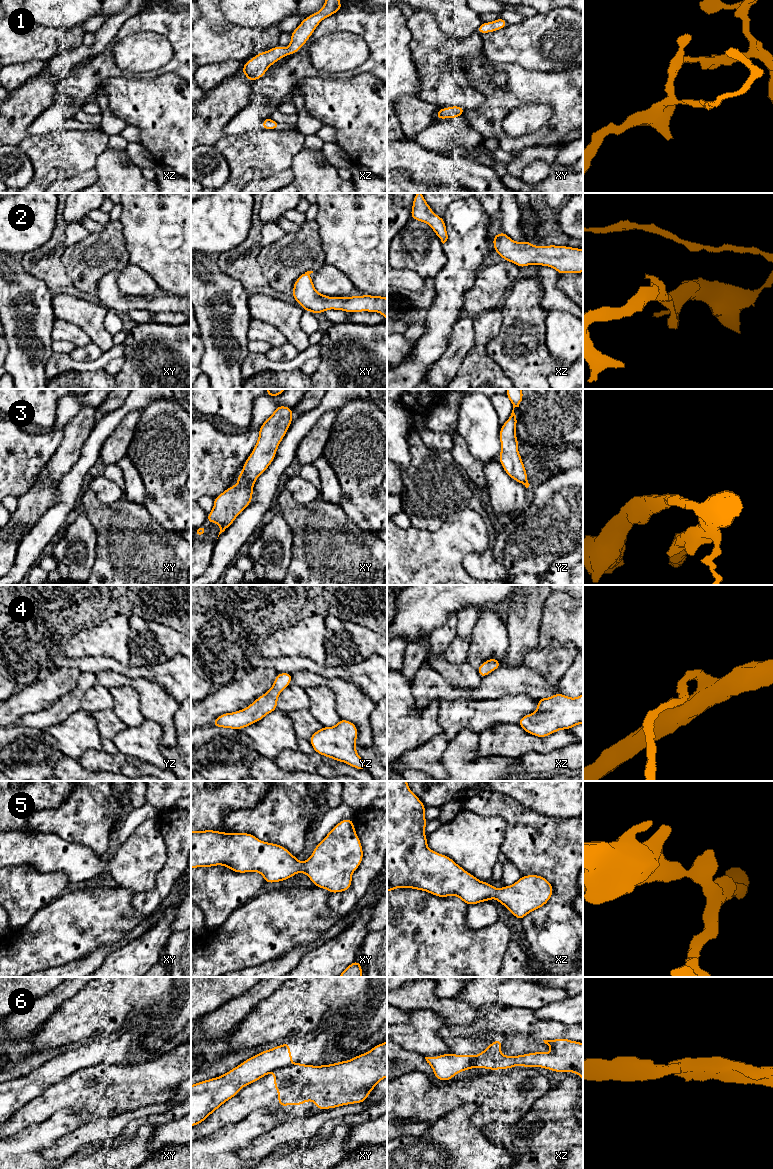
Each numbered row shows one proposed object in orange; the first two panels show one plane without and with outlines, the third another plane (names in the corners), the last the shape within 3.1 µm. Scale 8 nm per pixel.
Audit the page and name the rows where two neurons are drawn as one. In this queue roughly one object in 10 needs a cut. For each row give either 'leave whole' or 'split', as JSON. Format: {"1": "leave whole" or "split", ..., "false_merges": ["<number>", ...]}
{"1": "leave whole", "2": "leave whole", "3": "leave whole", "4": "leave whole", "5": "leave whole", "6": "split", "false_merges": ["6"]}

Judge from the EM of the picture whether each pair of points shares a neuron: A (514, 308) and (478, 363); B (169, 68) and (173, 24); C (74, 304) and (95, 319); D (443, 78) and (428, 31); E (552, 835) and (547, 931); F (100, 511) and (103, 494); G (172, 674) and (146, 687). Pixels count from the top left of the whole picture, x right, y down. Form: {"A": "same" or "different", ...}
{"A": "different", "B": "same", "C": "same", "D": "same", "E": "same", "F": "different", "G": "different"}

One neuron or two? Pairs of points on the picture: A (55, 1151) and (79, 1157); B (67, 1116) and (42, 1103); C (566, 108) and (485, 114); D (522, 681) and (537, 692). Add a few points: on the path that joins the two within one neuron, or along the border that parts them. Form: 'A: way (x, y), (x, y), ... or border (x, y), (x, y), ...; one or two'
A: border (80, 1147), (67, 1158); two
B: border (74, 1107), (60, 1109), (42, 1122); two
C: way (546, 94), (515, 94), (505, 100); one
D: way (526, 682), (533, 688); one

